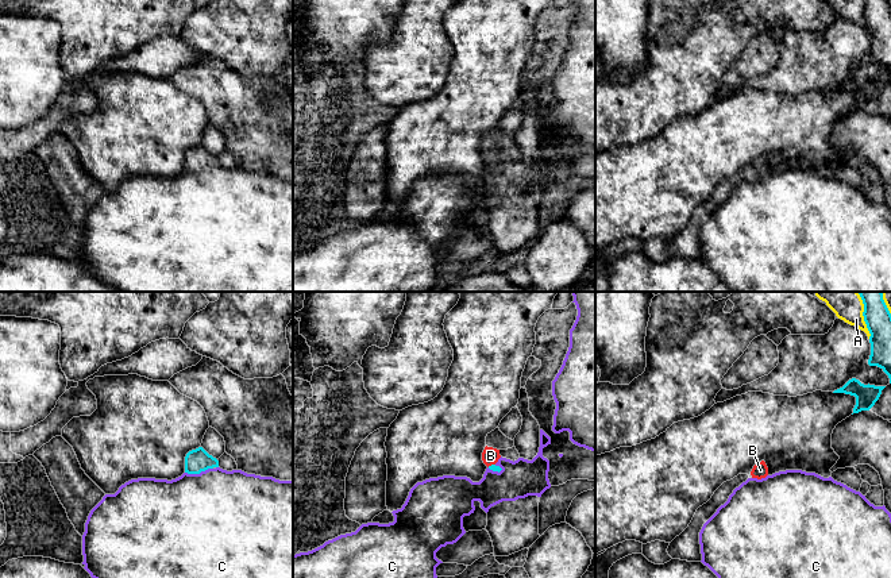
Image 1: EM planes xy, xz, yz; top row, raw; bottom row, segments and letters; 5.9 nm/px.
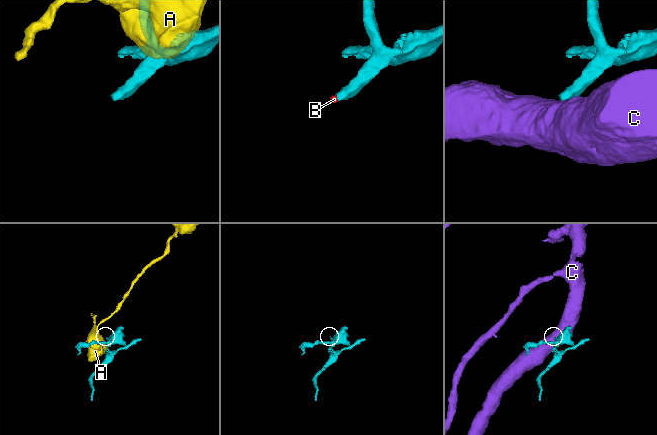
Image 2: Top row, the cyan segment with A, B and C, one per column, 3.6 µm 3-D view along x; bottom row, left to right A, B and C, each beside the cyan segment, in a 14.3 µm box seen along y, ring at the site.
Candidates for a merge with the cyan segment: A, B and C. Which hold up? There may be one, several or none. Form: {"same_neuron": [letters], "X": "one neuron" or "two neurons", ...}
{"same_neuron": ["B"], "A": "two neurons", "B": "one neuron", "C": "two neurons"}

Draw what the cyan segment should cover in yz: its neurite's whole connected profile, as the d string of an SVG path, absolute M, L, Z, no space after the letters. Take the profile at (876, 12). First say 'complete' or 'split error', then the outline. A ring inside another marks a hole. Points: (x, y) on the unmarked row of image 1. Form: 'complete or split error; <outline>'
complete; M863 0L864 19L871 31L869 63L880 65L891 81L891 11L886 0Z

